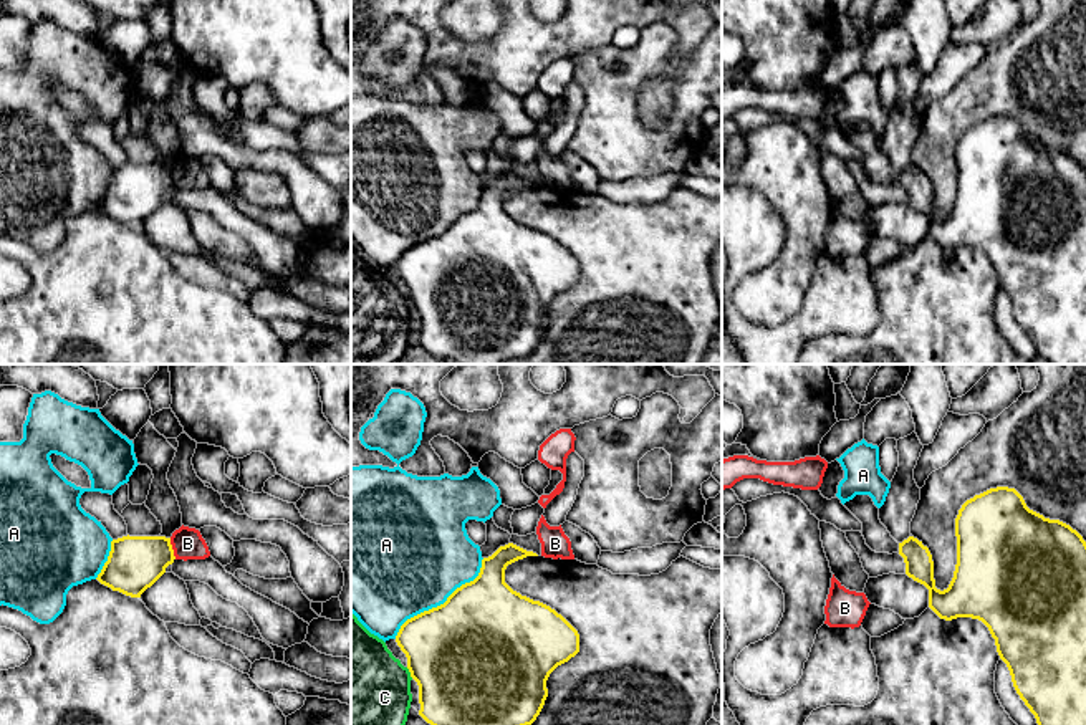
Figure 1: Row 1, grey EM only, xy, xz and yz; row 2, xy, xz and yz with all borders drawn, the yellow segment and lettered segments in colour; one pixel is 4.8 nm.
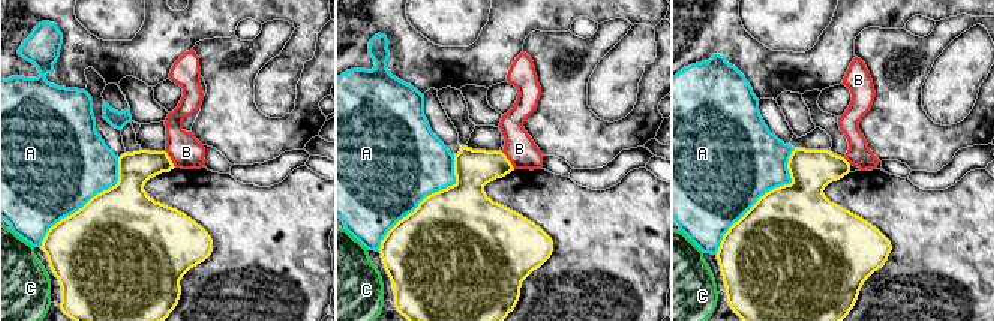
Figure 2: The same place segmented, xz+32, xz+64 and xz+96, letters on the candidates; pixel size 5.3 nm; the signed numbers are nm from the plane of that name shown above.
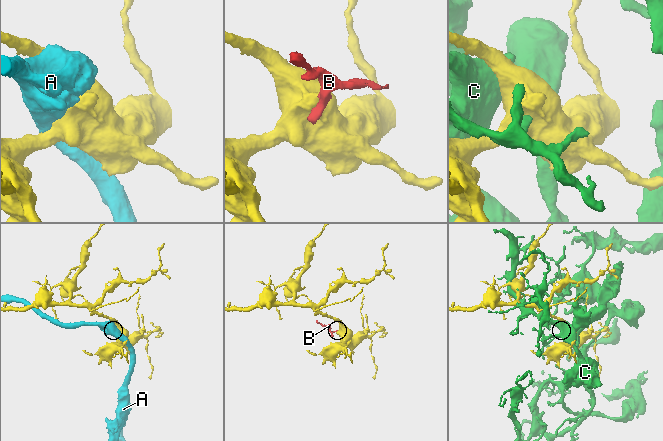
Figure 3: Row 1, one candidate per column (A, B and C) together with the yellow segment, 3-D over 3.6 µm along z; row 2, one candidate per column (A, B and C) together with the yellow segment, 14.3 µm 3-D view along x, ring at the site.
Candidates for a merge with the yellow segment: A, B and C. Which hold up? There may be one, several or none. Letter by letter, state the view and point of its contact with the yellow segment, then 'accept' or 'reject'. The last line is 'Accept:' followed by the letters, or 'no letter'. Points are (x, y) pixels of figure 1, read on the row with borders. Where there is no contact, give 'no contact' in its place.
A: contact xz (441, 604); reject
B: contact xy (171, 548); reject
C: contact xz (409, 671); reject
Accept: no letter

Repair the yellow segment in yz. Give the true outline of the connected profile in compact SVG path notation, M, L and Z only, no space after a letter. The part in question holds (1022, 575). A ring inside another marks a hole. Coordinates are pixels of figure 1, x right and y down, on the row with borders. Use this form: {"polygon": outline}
{"polygon": "M1008 487L990 488L967 500L955 518L957 564L947 589L935 588L934 561L914 536L899 543L906 574L929 589L929 607L945 621L982 621L995 639L1013 687L1038 725L1086 725L1086 541L1069 525L1030 510Z"}

